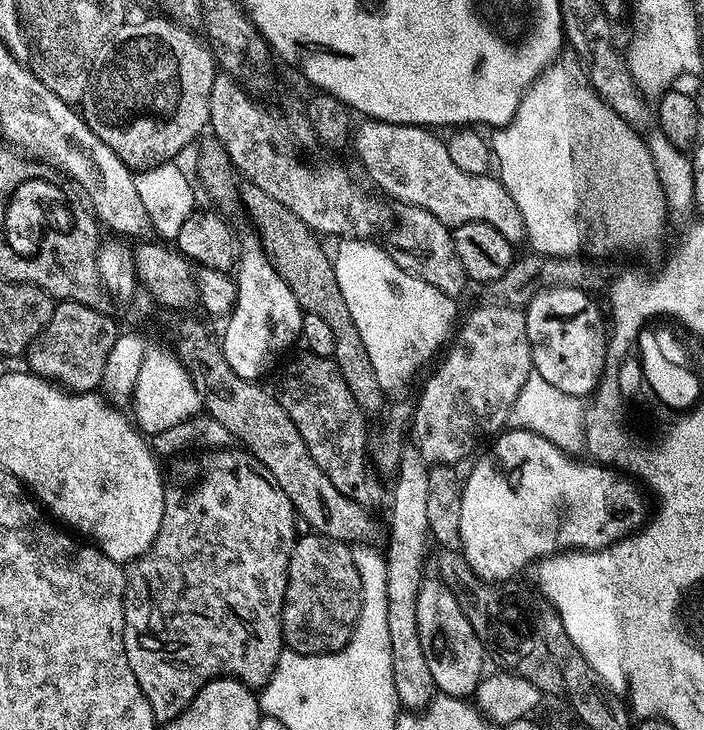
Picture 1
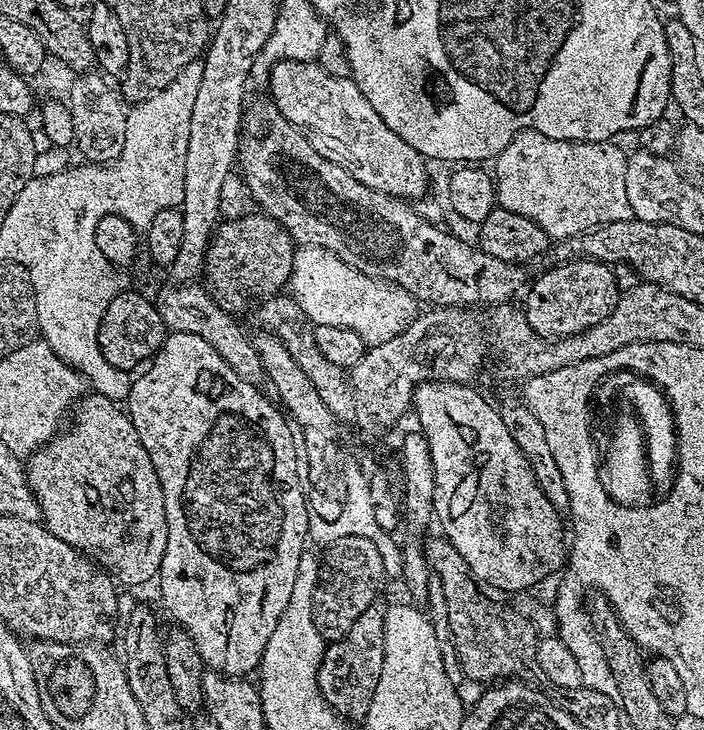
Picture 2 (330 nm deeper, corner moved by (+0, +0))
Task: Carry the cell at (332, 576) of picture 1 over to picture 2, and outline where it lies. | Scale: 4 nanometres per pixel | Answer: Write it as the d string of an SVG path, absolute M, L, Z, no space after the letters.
M347 536L338 538L323 549L324 561L320 564L320 577L316 580L316 589L312 592L310 611L314 618L314 626L325 641L344 639L350 626L354 626L355 620L358 619L358 614L362 614L362 610L366 610L371 604L377 603L379 596L376 595L379 594L380 583L384 580L384 556L380 553L380 546L377 541L370 538Z

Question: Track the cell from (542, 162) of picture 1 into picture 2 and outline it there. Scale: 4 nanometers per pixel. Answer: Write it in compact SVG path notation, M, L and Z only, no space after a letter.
M525 130L494 161L496 203L538 222L553 241L578 236L600 224L633 219L626 198L627 165L626 152L616 142L559 140Z

